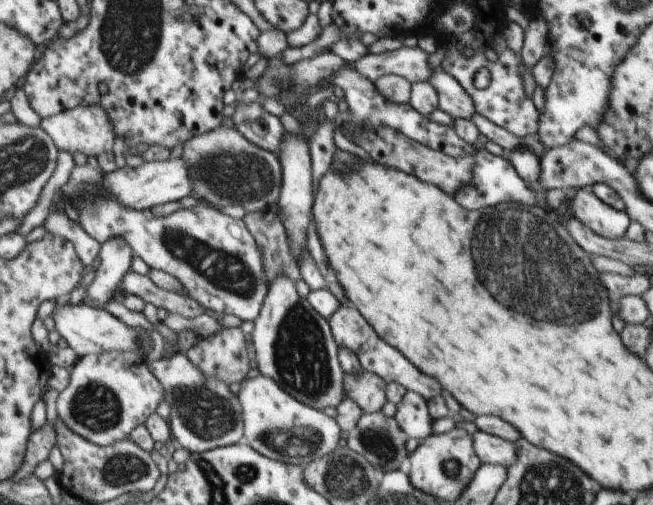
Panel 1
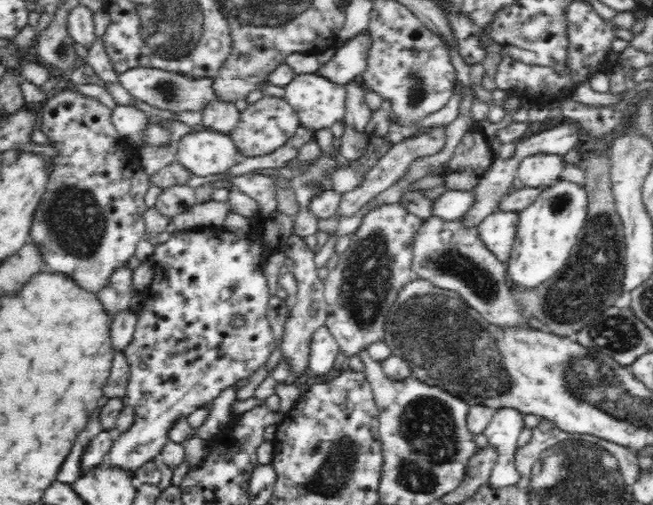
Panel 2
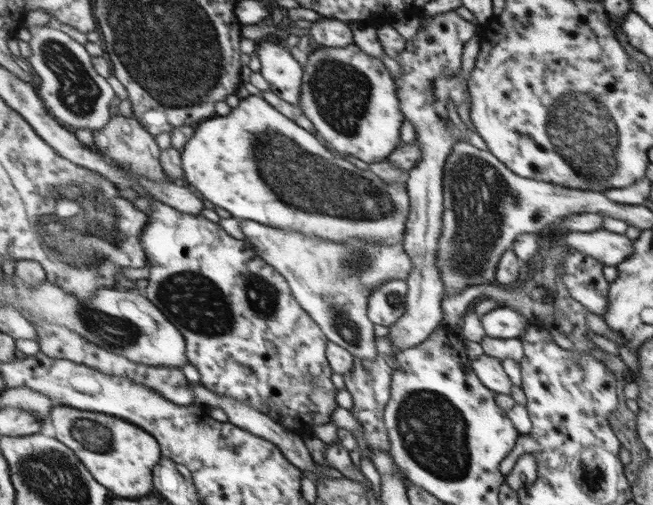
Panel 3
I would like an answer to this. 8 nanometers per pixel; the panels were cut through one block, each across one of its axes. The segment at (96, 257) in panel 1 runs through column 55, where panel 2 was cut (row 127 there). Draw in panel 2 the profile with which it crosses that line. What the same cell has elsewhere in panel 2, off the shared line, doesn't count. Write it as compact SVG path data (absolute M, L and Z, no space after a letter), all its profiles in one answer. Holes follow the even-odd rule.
M220 97L206 99L199 112L202 114L202 124L205 127L226 134L234 130L239 117L239 111L234 106L234 102Z

